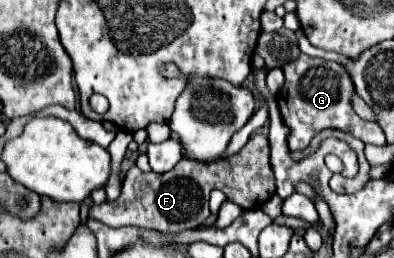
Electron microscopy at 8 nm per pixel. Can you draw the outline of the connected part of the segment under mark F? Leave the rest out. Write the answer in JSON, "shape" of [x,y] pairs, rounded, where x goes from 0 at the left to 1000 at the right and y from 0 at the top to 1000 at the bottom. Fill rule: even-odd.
{"shape":[[[640,519],[629,558],[619,558],[619,574],[584,605],[584,612],[563,612],[553,628],[533,628],[533,636],[513,636],[482,612],[462,612],[437,659],[416,667],[416,674],[396,674],[396,667],[360,667],[350,643],[335,643],[320,682],[315,682],[315,713],[310,713],[310,752],[299,775],[289,783],[264,783],[264,791],[234,791],[228,806],[228,845],[249,845],[254,860],[274,868],[274,876],[350,876],[350,884],[381,884],[381,891],[401,891],[401,899],[462,899],[462,891],[492,891],[508,884],[528,837],[528,767],[533,744],[553,729],[563,736],[584,783],[604,791],[614,814],[640,814],[640,806],[665,806],[701,744],[695,721],[695,667],[685,643],[685,550],[670,519]]]}

